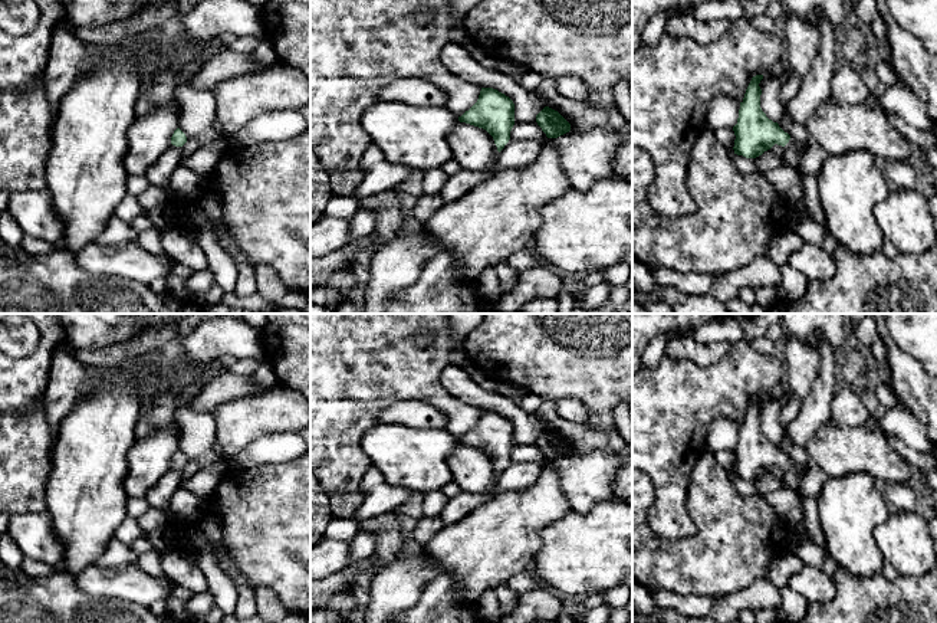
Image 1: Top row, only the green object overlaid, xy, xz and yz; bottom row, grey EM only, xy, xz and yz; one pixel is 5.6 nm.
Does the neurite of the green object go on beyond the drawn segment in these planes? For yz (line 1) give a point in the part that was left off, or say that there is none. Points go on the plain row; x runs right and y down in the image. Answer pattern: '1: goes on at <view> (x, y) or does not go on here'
1: goes on at yz (791, 466)

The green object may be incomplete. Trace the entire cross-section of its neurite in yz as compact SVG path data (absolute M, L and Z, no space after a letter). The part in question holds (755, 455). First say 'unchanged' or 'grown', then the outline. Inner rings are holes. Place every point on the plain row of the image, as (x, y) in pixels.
grown; M763 397L752 400L744 420L740 424L737 446L733 449L734 476L746 481L756 481L765 473L770 472L775 466L788 468L798 473L798 466L785 455L777 445L766 439L760 430L762 411L759 409Z

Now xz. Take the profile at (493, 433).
unchanged; M481 410L477 424L458 443L486 452L500 475L514 447L514 426L497 411Z

